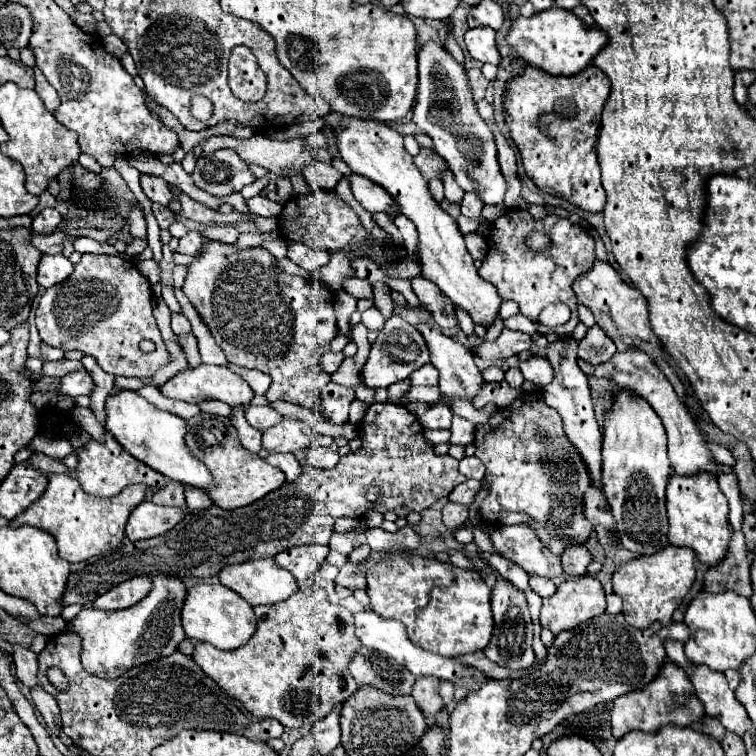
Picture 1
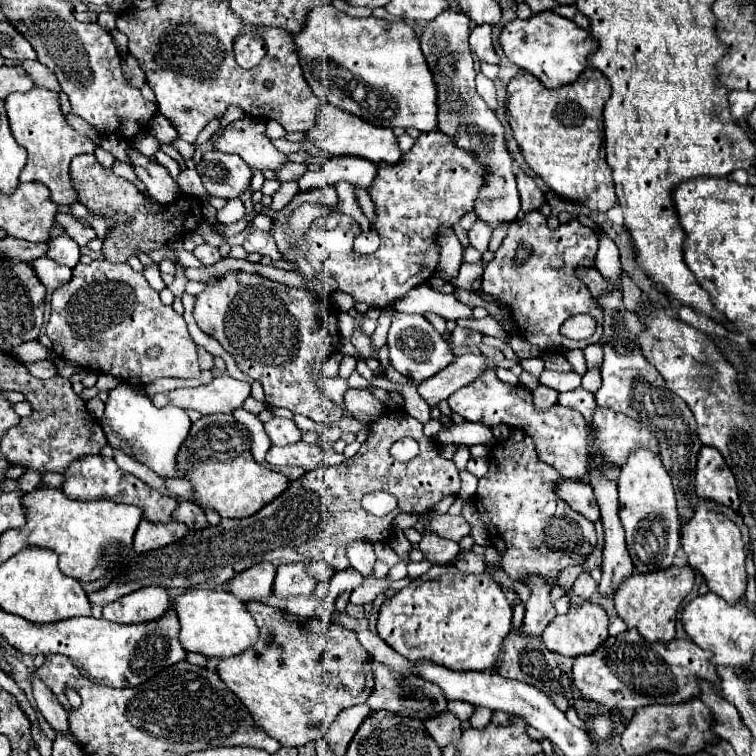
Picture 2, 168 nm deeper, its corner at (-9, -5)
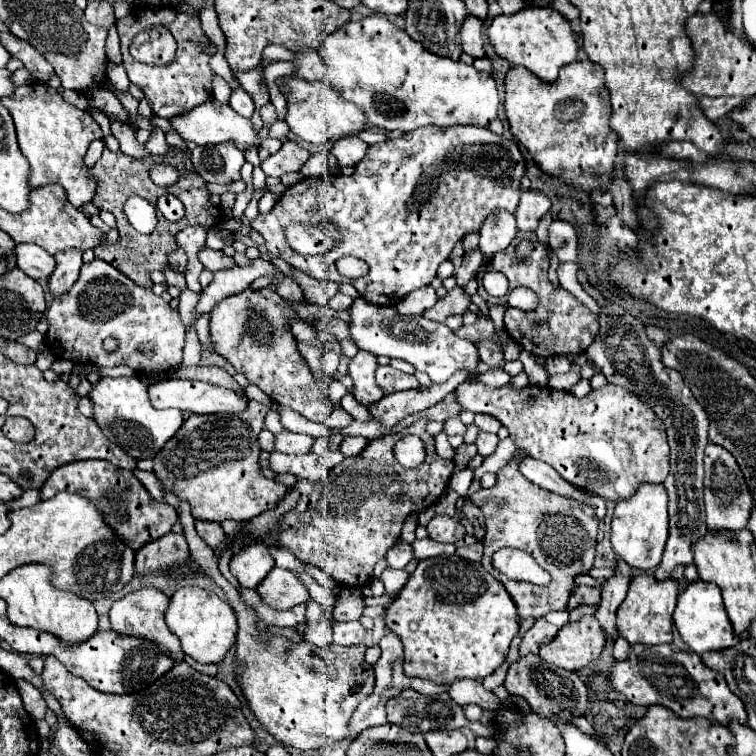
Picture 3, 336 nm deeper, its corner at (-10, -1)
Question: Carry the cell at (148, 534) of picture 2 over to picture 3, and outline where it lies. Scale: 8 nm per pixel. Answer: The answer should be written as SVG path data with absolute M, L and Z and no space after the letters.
M169 532L159 540L145 544L135 556L137 574L157 574L159 570L179 568L189 562L189 548L183 534Z

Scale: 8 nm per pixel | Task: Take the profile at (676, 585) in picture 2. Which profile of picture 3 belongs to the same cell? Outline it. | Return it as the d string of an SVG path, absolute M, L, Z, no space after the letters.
M641 574L631 580L627 598L617 610L617 632L629 644L671 644L673 642L673 610L677 602L677 582L655 580L651 574Z

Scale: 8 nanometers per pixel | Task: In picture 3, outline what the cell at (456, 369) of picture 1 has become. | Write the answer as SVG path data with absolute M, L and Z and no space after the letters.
M477 374L469 376L463 384L457 386L457 398L463 410L495 416L509 430L509 436L515 440L521 452L551 464L563 480L571 482L571 486L579 486L579 490L587 490L587 494L595 494L603 500L621 502L631 498L635 494L635 488L643 482L659 484L667 478L671 452L667 444L665 424L657 418L651 406L639 402L639 398L635 398L635 394L629 390L607 384L603 388L591 390L587 398L575 398L571 392L539 386L527 386L523 390L515 390L511 384L503 388L489 388L477 384L475 378Z

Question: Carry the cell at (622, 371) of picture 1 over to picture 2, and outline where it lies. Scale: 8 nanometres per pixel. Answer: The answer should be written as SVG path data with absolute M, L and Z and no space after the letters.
M702 446L696 462L694 490L698 498L714 500L738 510L738 492L732 470L726 466L722 454L712 446Z

